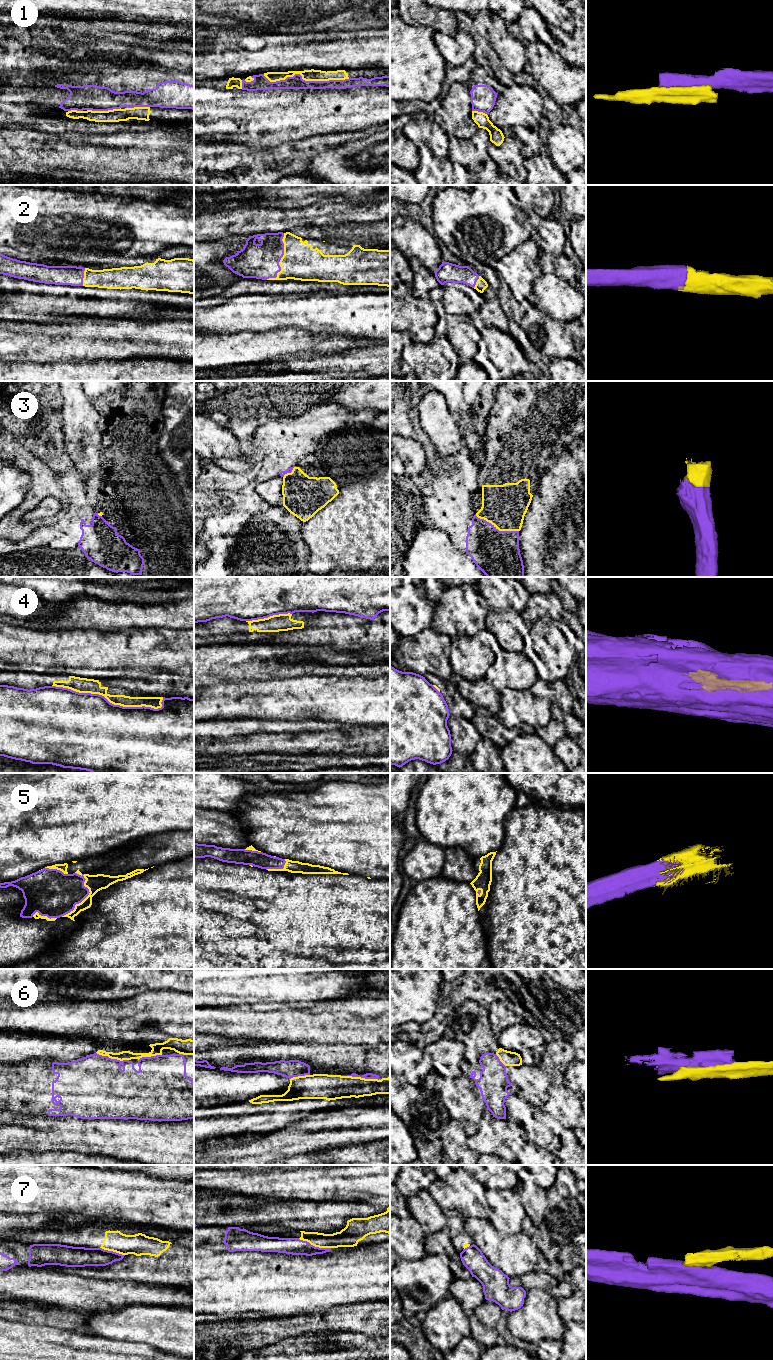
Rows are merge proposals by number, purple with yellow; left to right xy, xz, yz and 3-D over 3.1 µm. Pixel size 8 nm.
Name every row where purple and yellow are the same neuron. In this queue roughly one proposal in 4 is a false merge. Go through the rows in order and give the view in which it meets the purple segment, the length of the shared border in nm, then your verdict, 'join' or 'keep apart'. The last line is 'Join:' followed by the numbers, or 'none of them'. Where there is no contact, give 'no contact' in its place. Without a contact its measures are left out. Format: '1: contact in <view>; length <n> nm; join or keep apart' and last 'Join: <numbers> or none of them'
1: contact in xz; length 700 nm; keep apart
2: contact in xz; length 400 nm; join
3: contact in yz; length 380 nm; join
4: contact in xy; length 900 nm; keep apart
5: contact in xy; length 400 nm; join
6: contact in xy; length 280 nm; keep apart
7: contact in xz; length 280 nm; keep apart
Join: 2, 3, 5

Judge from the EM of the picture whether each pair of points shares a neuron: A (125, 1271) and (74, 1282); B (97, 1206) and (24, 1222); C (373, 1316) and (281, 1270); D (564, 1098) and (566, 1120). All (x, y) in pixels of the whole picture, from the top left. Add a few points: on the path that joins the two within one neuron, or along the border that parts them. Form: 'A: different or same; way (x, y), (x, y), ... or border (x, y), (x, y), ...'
A: different; border (72, 1273), (87, 1277), (118, 1280)
B: different; border (43, 1213), (78, 1213), (90, 1219)
C: different; border (370, 1301), (352, 1302), (324, 1309)
D: same; way (564, 1103), (566, 1115)

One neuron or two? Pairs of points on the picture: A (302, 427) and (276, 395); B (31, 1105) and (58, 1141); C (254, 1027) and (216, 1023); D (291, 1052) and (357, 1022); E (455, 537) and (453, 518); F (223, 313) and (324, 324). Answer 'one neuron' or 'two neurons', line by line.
A: two neurons
B: two neurons
C: one neuron
D: two neurons
E: one neuron
F: one neuron

